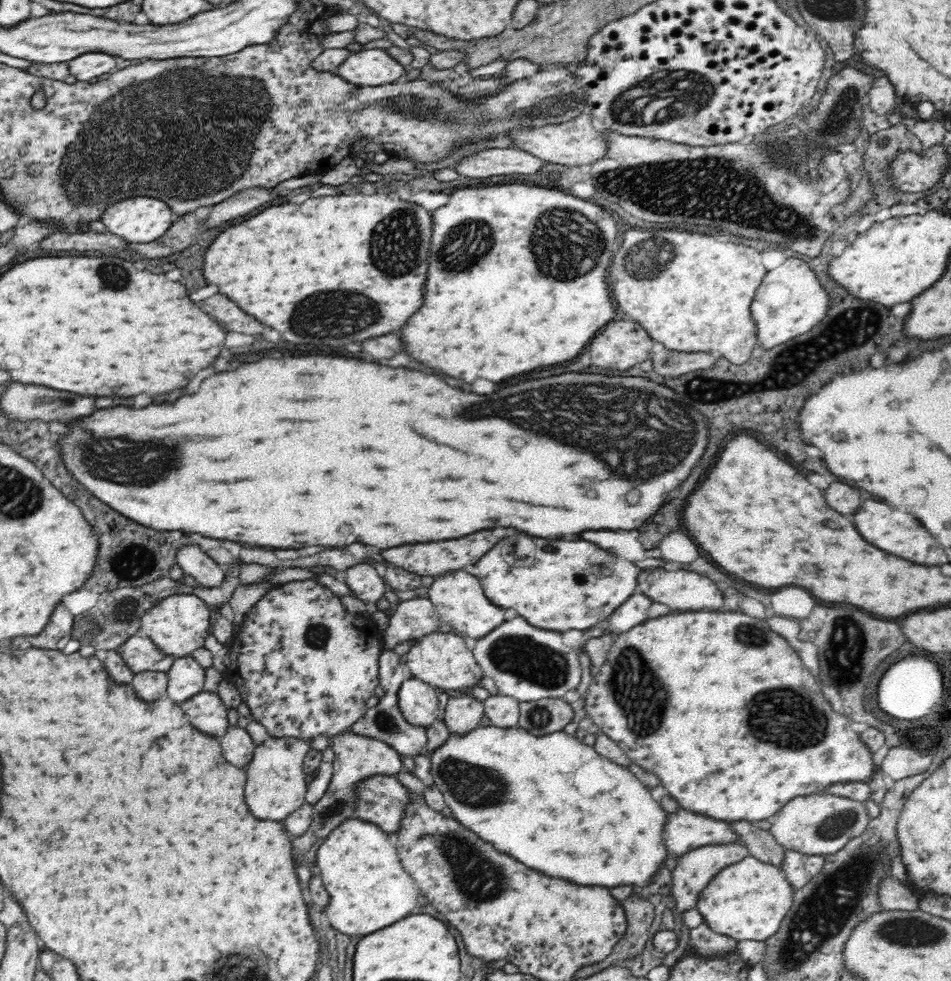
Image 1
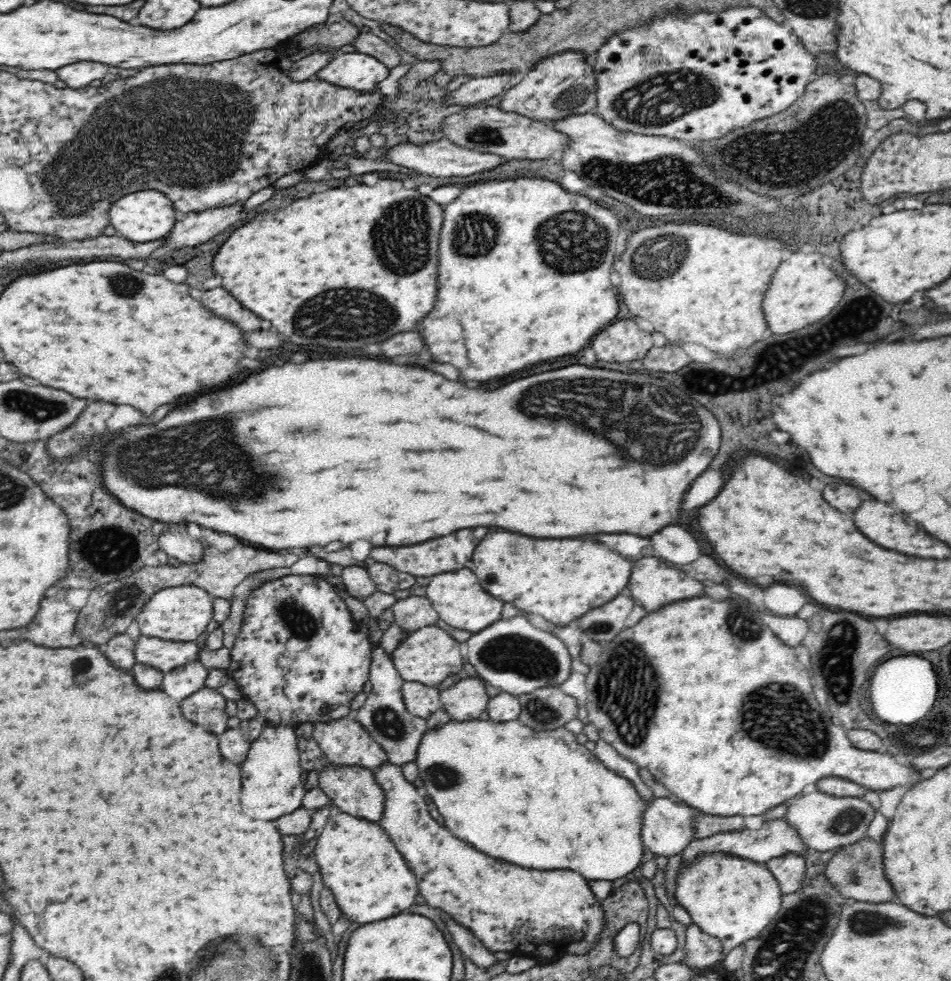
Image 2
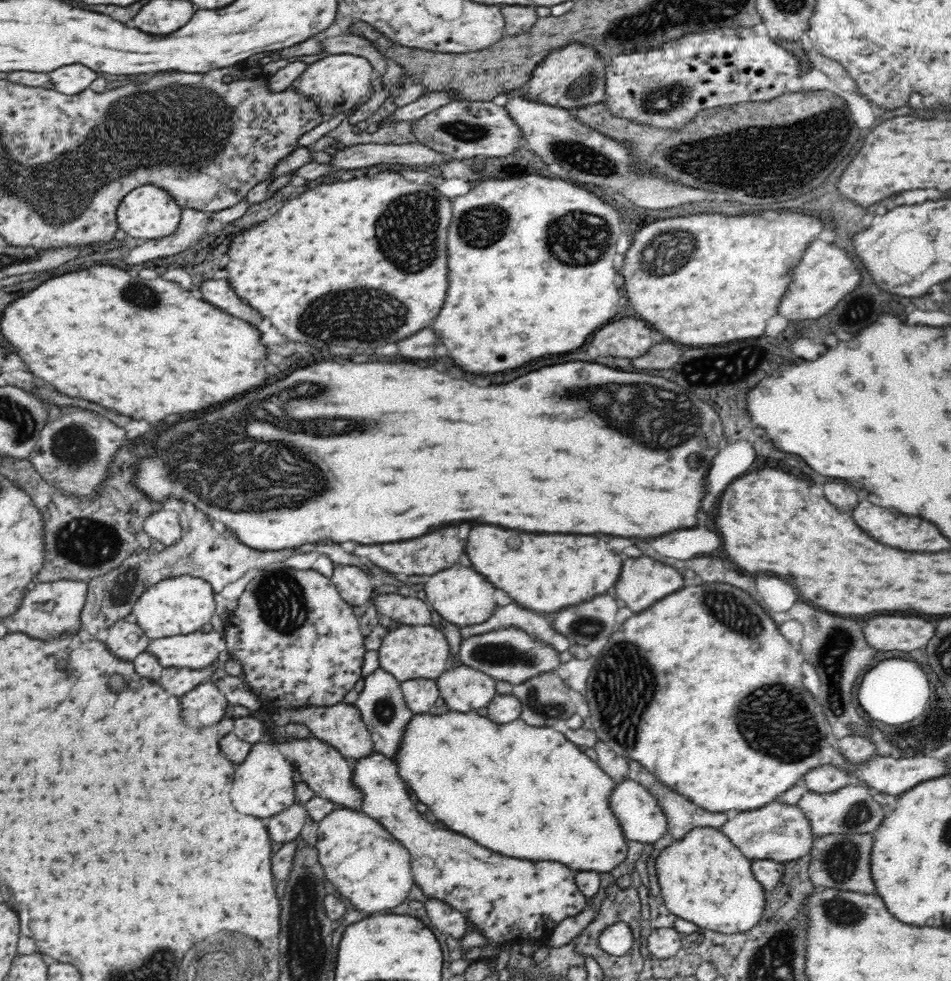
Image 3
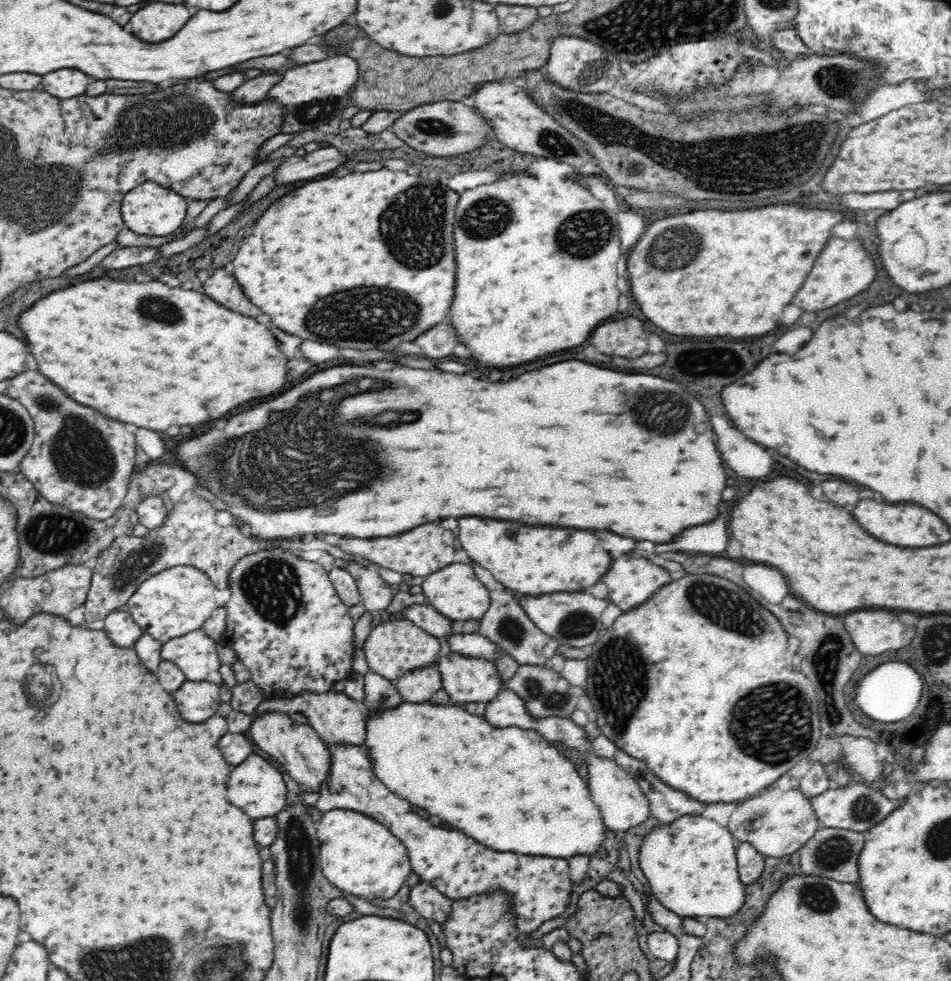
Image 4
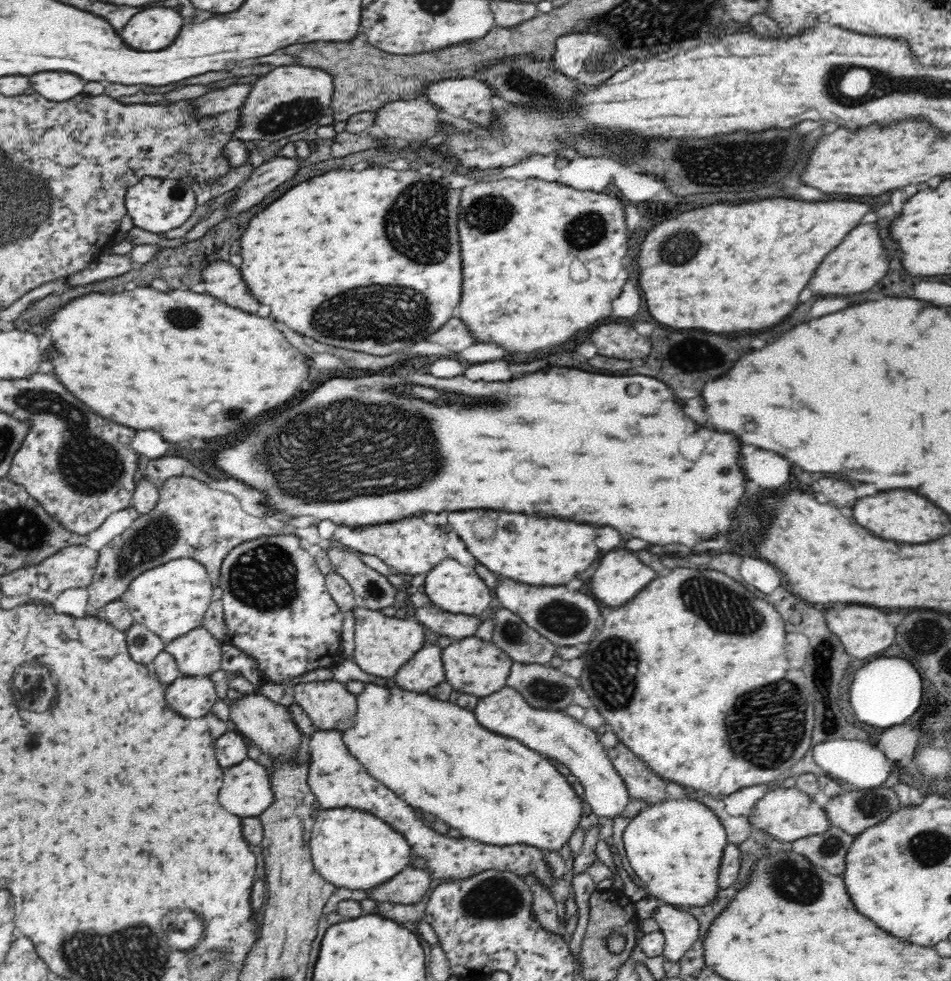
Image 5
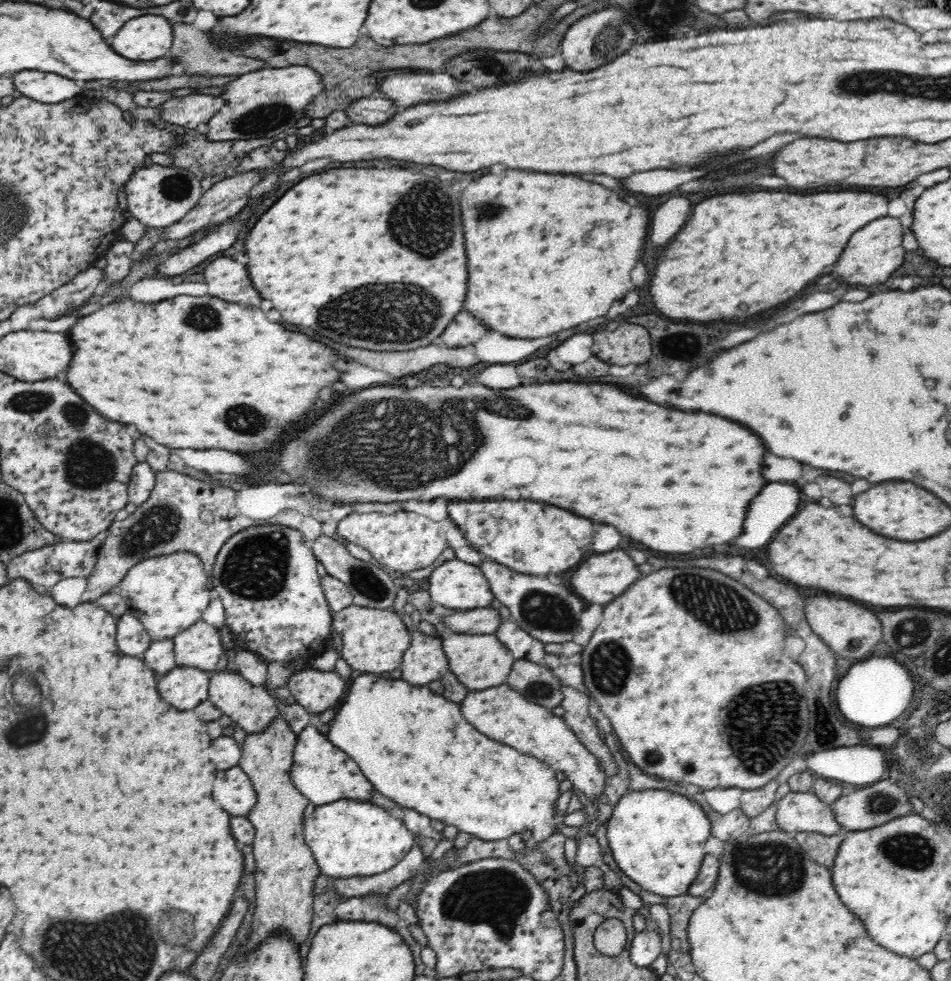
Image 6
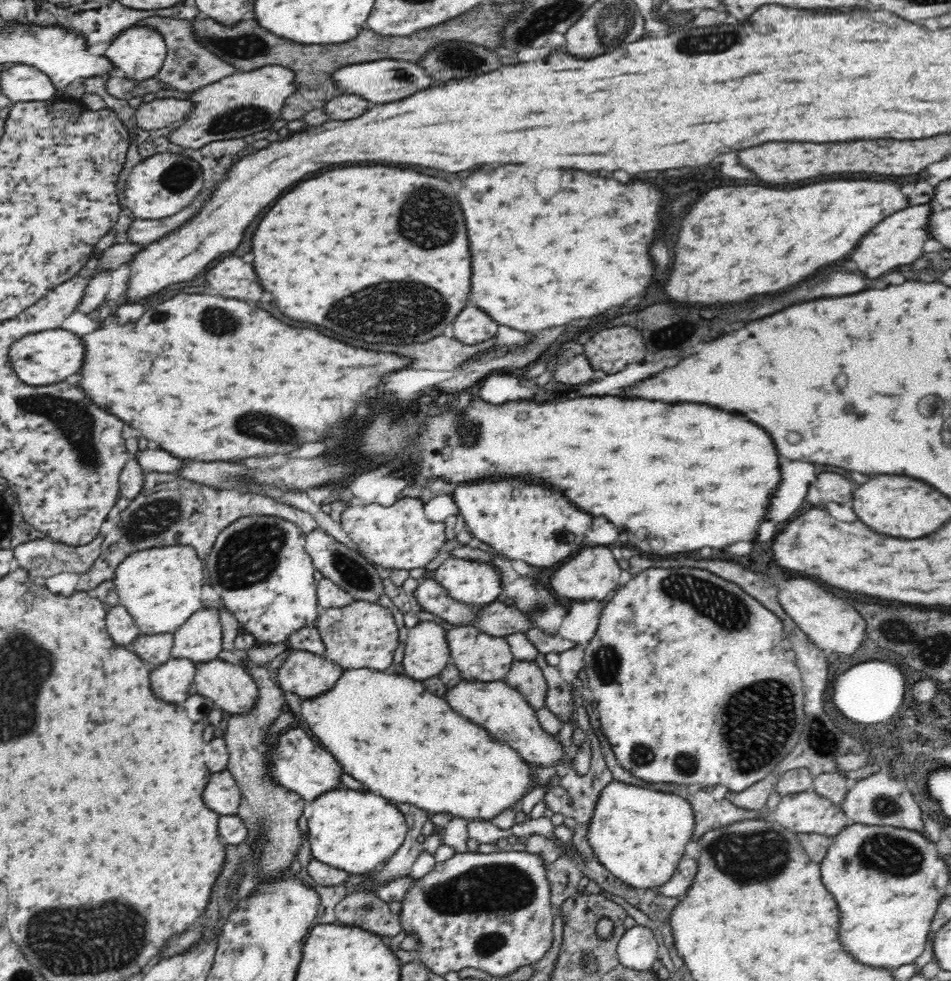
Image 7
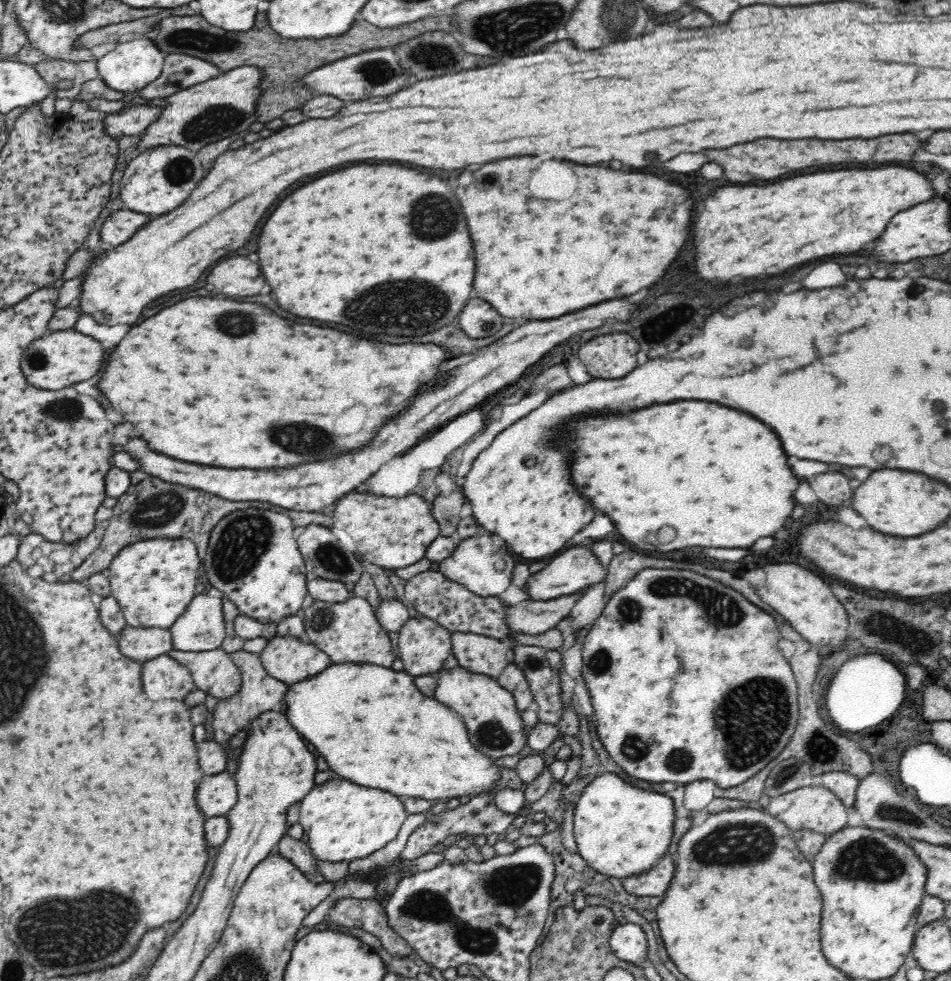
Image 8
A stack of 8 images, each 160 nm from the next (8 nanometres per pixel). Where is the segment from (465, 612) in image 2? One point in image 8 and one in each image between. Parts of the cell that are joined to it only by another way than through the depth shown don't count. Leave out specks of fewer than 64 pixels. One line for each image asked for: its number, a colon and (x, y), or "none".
3: (462, 597)
4: (455, 591)
5: (455, 587)
6: (455, 584)
7: (479, 582)
8: (477, 563)

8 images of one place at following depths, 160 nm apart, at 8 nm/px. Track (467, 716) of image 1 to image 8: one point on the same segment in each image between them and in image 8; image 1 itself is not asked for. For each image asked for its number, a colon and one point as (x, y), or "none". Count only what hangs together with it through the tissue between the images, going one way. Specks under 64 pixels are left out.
2: (466, 699)
3: (464, 689)
4: (466, 679)
5: (472, 665)
6: (479, 661)
7: (480, 656)
8: (483, 655)

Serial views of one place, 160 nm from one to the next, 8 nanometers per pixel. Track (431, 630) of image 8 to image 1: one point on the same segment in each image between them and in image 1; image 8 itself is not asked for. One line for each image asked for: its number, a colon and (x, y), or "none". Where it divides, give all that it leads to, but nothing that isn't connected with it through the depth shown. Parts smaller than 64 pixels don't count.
1: (418, 701)
2: (421, 700)
3: (420, 694)
4: (417, 685)
5: (425, 669)
6: (424, 662)
7: (426, 652)

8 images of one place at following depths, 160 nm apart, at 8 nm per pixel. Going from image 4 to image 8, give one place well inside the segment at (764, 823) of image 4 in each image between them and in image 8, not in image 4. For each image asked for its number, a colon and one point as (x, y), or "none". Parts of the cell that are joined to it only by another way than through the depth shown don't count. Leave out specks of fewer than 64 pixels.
5: (788, 814)
6: (797, 812)
7: (807, 812)
8: (814, 807)

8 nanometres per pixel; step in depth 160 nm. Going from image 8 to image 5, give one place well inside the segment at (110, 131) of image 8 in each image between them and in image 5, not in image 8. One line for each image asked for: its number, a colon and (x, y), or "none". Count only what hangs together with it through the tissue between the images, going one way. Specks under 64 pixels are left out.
5: (217, 101)
6: (190, 111)
7: (166, 112)

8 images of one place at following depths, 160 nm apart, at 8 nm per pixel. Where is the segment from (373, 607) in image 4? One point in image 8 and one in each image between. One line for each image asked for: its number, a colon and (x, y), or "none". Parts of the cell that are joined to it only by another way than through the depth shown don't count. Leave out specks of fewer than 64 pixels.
5: (372, 590)
6: (371, 586)
7: (348, 568)
8: (323, 554)

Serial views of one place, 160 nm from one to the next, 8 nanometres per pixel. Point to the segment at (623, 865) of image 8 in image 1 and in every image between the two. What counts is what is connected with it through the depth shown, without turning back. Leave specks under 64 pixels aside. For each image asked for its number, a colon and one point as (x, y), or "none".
1: (748, 900)
2: (732, 899)
3: (703, 877)
4: (690, 863)
5: (674, 847)
6: (656, 837)
7: (638, 834)

